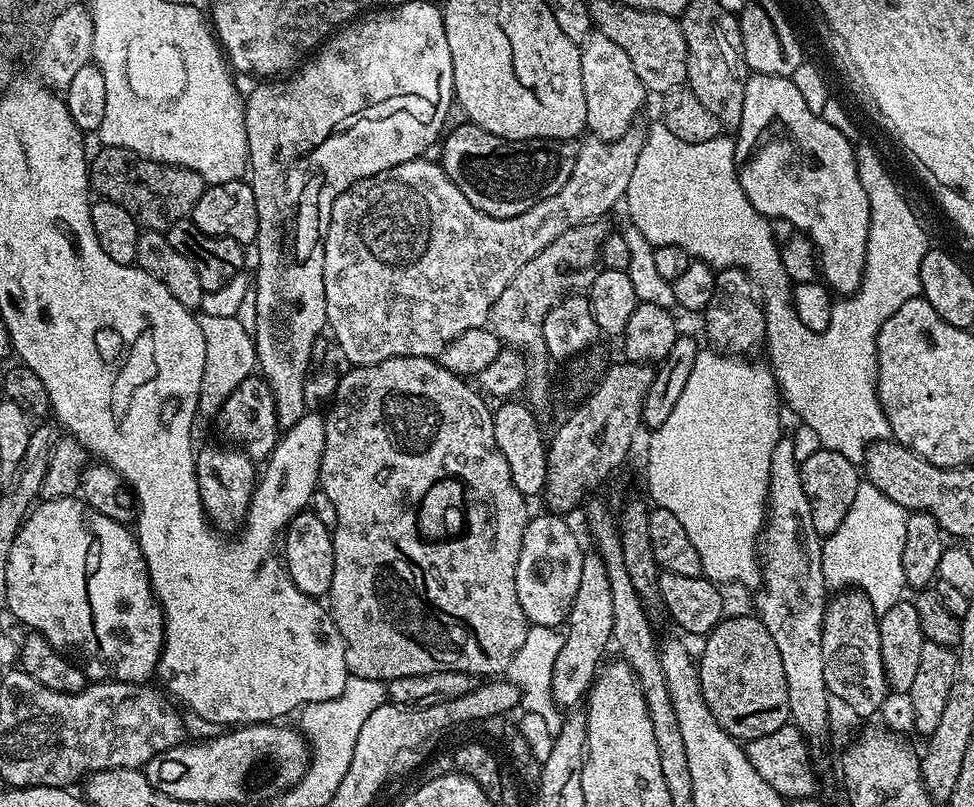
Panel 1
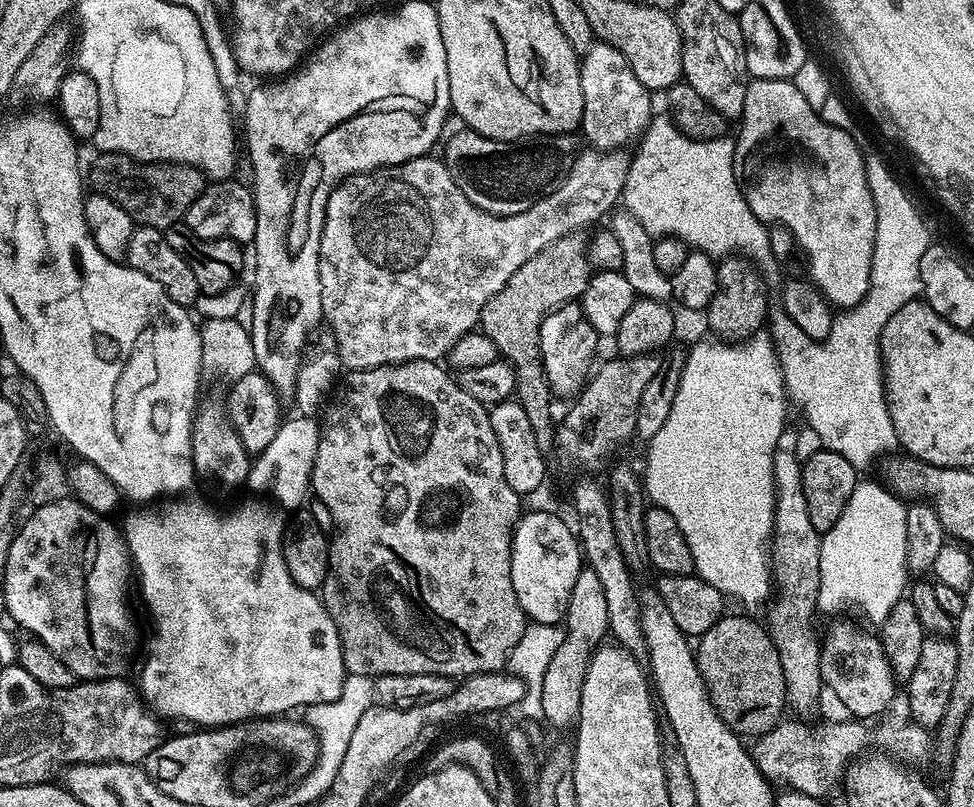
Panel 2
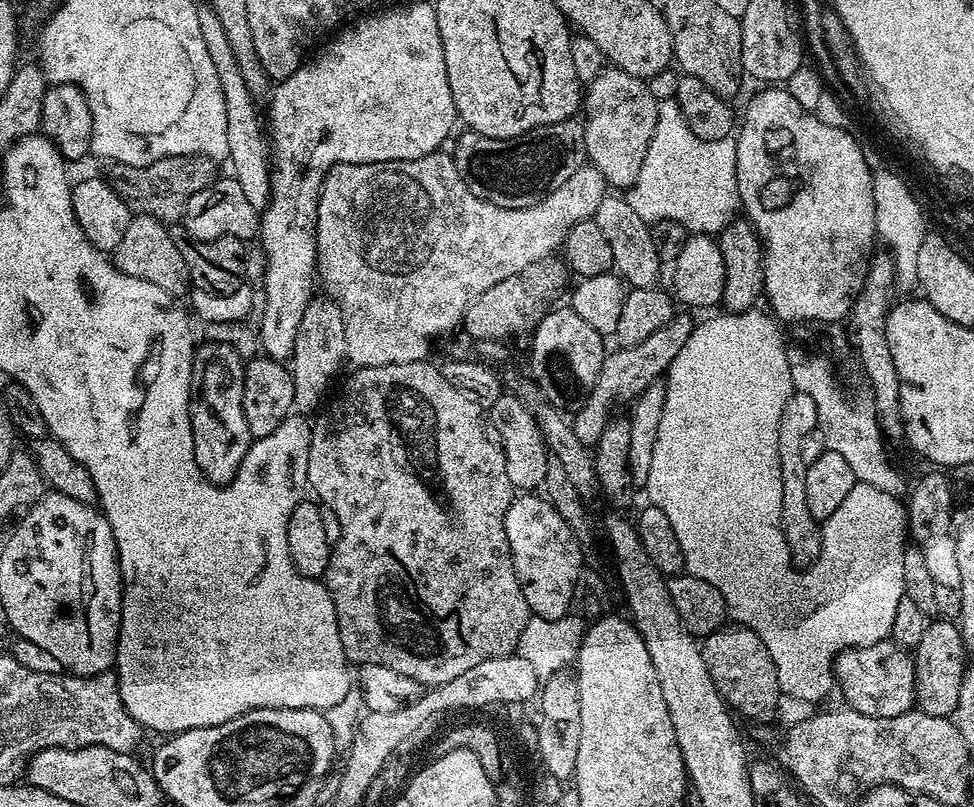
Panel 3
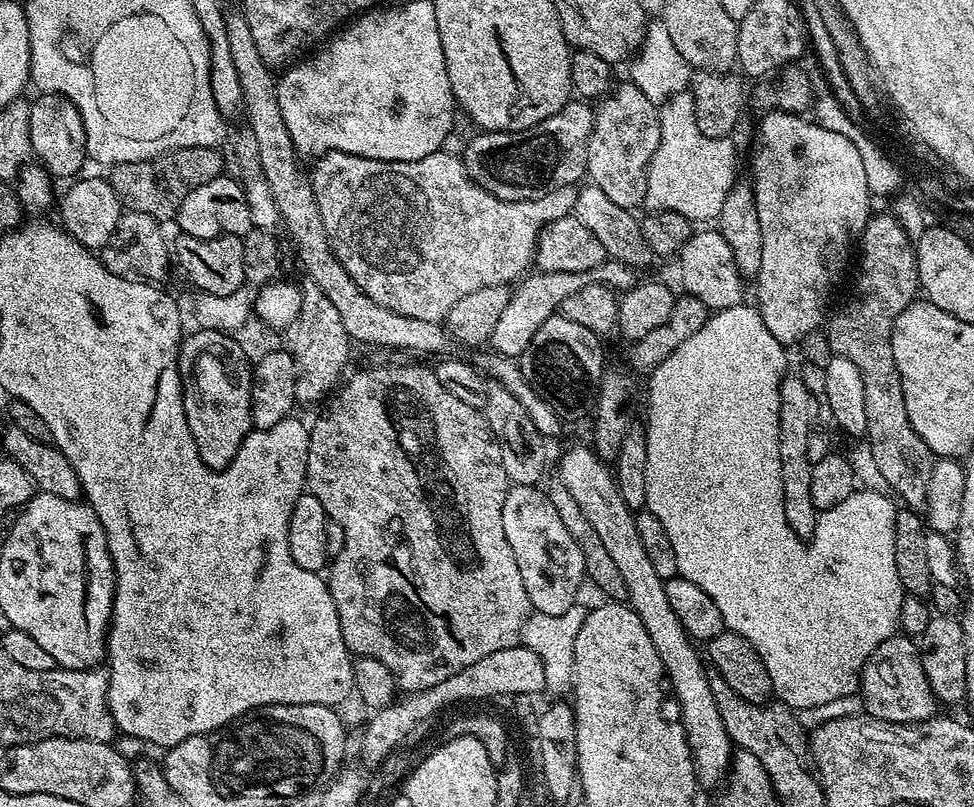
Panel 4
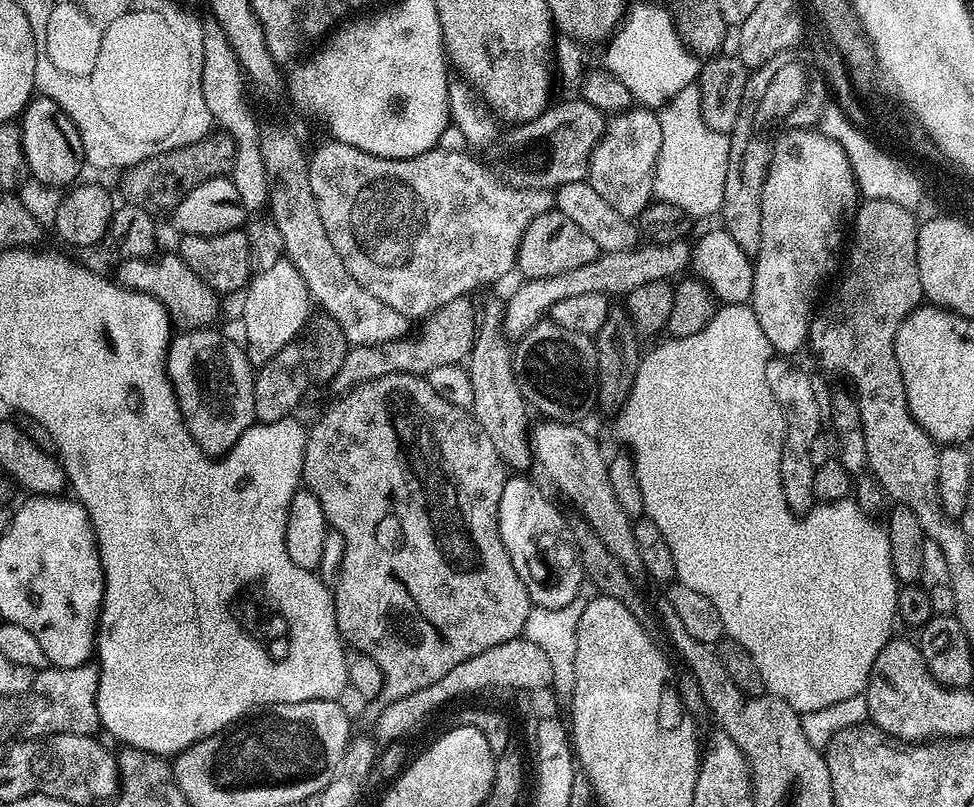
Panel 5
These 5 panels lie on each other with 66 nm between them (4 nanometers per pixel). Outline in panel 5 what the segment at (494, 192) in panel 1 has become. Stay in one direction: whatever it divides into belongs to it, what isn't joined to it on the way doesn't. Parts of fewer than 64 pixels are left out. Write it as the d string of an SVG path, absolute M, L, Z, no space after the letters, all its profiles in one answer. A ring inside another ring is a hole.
M582 98L576 100L564 100L561 104L553 103L538 118L528 120L524 124L509 127L508 133L501 135L498 140L496 156L500 164L509 172L511 183L518 188L542 188L555 190L567 183L584 180L588 174L588 163L592 157L594 146L600 140L606 123L605 113L600 112L590 102Z

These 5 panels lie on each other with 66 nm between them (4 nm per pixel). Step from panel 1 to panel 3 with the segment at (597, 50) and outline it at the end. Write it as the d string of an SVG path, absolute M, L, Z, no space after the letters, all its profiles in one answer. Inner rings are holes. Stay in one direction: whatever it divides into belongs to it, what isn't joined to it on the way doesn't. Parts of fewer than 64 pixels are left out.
M606 66L598 78L587 81L582 96L586 156L591 167L604 175L605 185L612 187L613 184L616 190L634 186L650 138L654 138L654 126L658 122L657 103L656 95L645 81L615 66Z

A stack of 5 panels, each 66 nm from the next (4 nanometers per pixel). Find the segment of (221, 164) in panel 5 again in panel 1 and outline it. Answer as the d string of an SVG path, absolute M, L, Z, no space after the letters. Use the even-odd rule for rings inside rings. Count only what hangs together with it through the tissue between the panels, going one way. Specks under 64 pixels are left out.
M104 146L99 150L101 152L91 157L88 166L88 182L99 199L122 207L141 229L150 232L167 233L174 222L191 217L206 187L197 172L173 164L159 164L125 148Z

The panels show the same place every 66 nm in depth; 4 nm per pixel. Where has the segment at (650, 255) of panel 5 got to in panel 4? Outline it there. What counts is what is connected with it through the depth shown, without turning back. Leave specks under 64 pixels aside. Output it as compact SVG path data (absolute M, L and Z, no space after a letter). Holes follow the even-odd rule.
M611 258L603 260L601 264L594 266L594 270L589 272L537 271L535 275L523 277L523 280L525 279L524 296L513 295L509 299L506 310L500 315L492 331L491 351L503 356L519 358L526 350L526 346L530 346L530 338L534 338L534 334L538 334L538 326L542 326L542 322L546 322L546 318L557 315L560 312L562 302L566 302L566 298L571 298L575 292L582 290L582 286L601 284L617 294L623 294L638 283L637 269L630 267L625 262Z

